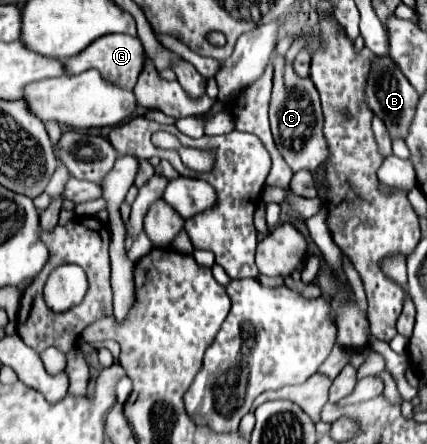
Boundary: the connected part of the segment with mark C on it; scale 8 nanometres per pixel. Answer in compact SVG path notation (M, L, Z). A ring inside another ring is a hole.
M283 56L273 58L275 76L273 76L273 94L269 104L269 120L275 144L291 166L293 172L315 170L321 162L329 158L329 146L323 134L323 112L319 104L319 92L311 80L301 80L295 76L293 66L285 64Z

